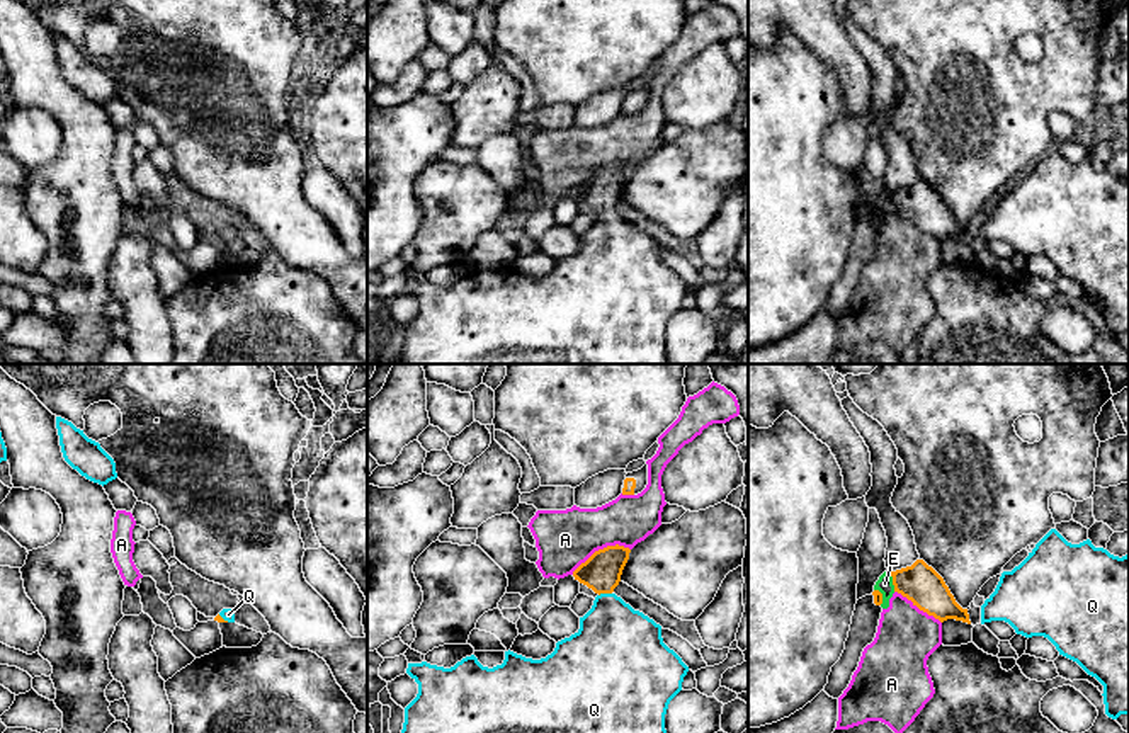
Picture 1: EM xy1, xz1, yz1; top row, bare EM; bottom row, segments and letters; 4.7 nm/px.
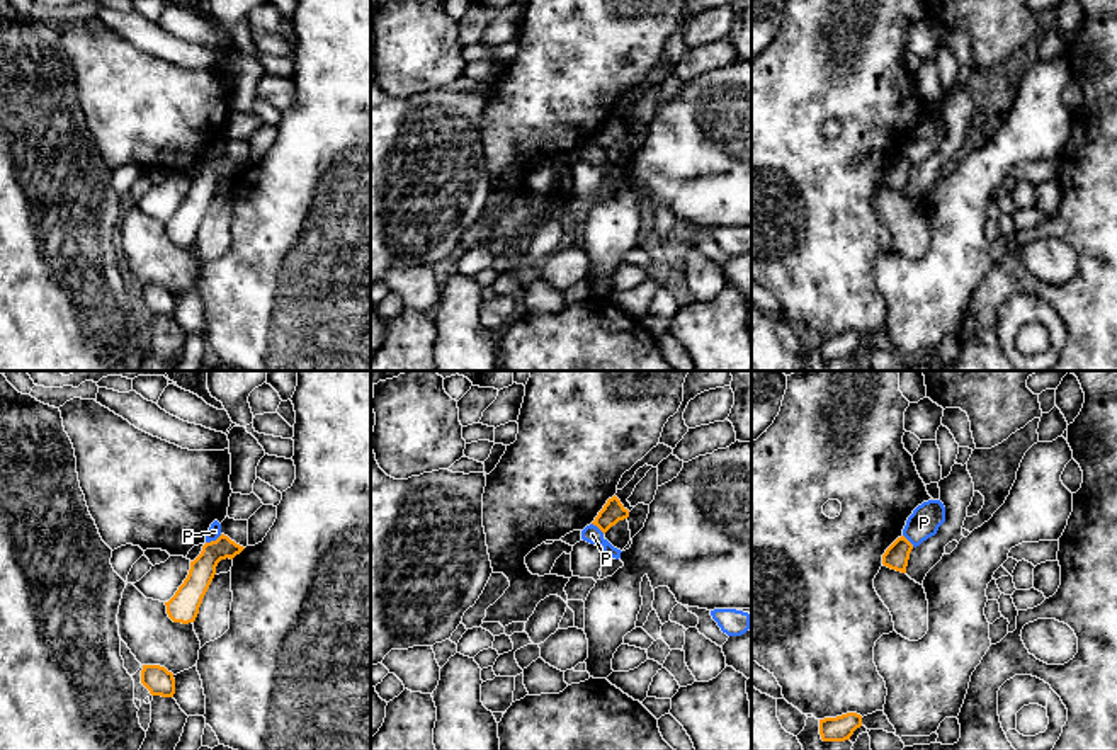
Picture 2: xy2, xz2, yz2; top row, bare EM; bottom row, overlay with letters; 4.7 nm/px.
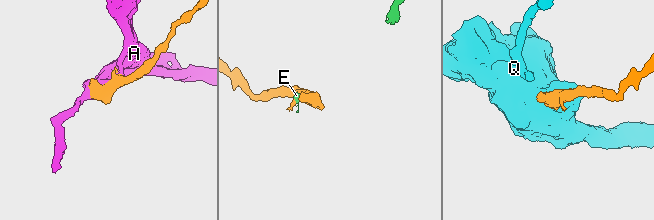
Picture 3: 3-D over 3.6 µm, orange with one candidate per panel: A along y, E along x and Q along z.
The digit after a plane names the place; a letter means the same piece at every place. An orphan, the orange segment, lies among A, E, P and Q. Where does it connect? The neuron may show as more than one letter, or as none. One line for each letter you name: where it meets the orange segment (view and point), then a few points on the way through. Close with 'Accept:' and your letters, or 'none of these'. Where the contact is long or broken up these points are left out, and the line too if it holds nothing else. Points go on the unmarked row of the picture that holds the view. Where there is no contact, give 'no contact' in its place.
Q: contact xz1 (604, 211); way xz1 (602, 189), (604, 211), (614, 262)
Accept: Q

